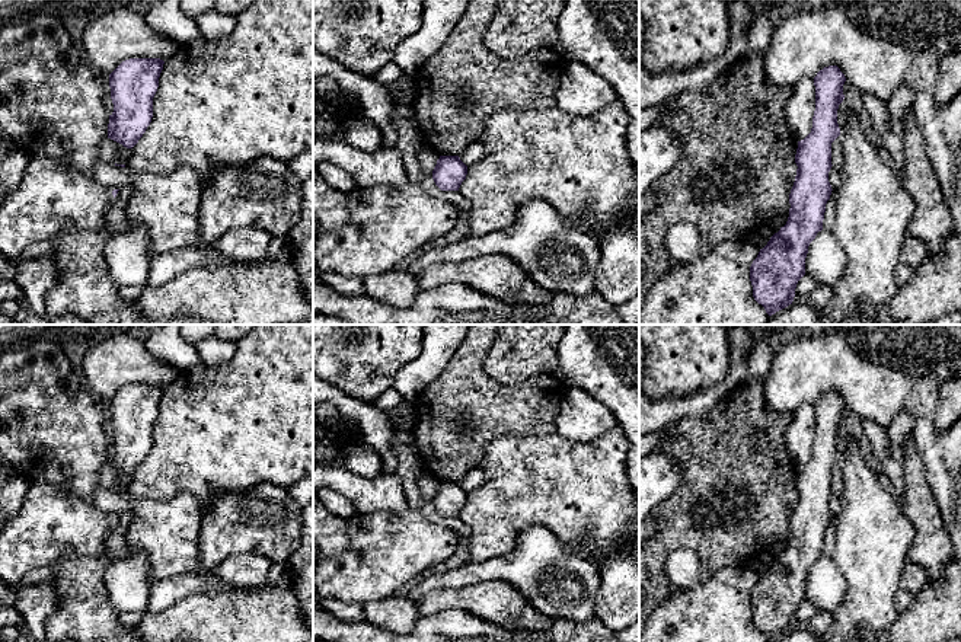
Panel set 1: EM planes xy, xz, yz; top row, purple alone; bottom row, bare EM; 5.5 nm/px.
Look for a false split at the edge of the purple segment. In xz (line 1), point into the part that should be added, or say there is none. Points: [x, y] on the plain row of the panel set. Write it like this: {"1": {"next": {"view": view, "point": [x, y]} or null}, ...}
{"1": {"next": null}}

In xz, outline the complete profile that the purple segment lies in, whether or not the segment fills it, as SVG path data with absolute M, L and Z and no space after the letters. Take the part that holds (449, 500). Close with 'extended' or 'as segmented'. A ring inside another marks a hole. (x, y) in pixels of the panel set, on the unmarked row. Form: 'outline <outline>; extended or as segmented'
outline M440 482L432 496L432 505L441 517L459 517L466 501L467 492L459 482Z; as segmented

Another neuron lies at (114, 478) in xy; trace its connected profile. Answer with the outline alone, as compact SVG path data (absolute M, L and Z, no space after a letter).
M106 464L102 469L103 479L99 482L99 486L111 489L111 491L125 491L128 492L130 485L133 482L133 475L127 475L122 470Z

